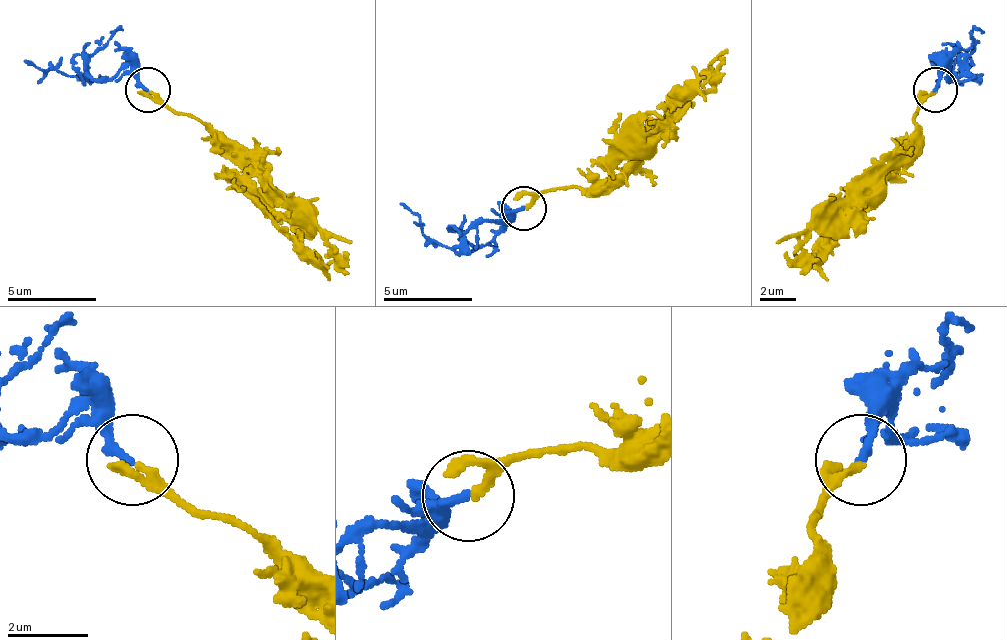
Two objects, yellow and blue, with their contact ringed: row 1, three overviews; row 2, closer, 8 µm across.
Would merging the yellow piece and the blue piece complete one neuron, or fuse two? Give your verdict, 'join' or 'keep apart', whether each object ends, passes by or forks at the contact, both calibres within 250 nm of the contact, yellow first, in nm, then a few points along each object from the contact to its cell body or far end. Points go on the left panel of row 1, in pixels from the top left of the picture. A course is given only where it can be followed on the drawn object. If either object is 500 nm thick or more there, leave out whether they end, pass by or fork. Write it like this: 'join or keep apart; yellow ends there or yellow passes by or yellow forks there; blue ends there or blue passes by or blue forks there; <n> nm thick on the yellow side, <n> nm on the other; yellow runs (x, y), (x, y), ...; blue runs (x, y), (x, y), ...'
join; yellow passes by; blue ends there; 130 nm thick on the yellow side, 200 nm on the other; yellow runs (151, 93), (169, 110), (195, 115), (226, 137), (324, 239), (350, 274); blue runs (147, 88), (120, 75), (62, 75), (22, 62)

